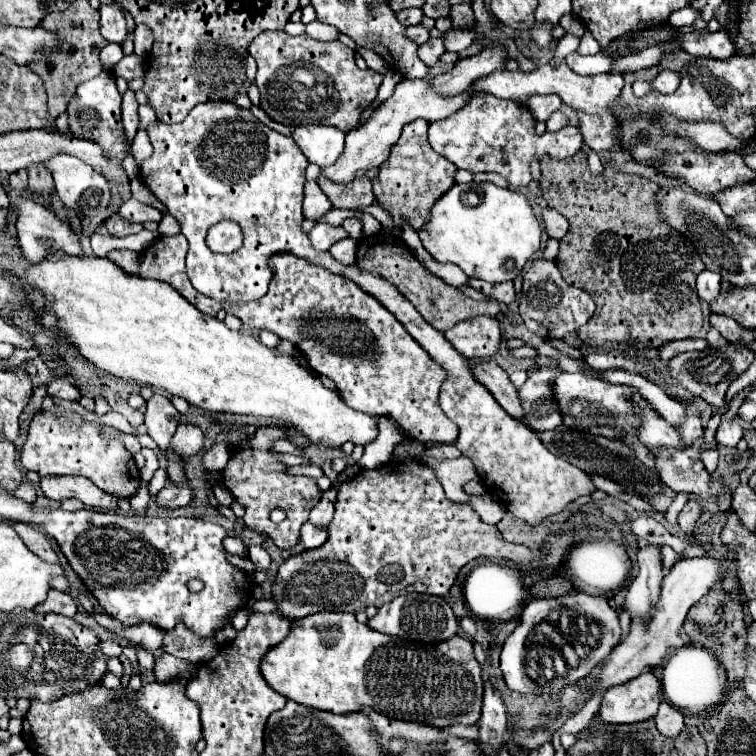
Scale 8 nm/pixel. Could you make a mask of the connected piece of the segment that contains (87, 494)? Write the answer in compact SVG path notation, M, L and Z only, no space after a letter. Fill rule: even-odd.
M42 476L40 488L44 496L58 502L64 498L78 498L88 508L116 508L116 498L112 494L100 492L100 488L96 488L84 476Z

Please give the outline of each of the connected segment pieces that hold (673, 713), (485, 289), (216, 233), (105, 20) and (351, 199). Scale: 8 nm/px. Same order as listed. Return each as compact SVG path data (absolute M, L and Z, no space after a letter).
M666 700L660 704L658 714L654 716L654 720L656 720L658 730L664 736L670 736L670 738L678 736L682 732L682 728L684 728L684 716L682 716L682 712L676 710L676 708L672 708Z
M468 278L468 286L476 288L478 292L482 292L488 298L494 298L498 302L510 304L514 300L514 286L512 282L502 282L502 284L488 284L484 280L476 280L476 278Z
M224 220L208 230L208 248L215 253L230 254L237 251L243 243L240 226Z
M118 2L100 6L100 30L108 42L122 44L126 38L126 22L124 12Z
M368 176L356 178L348 184L332 184L330 180L318 180L322 192L328 196L334 208L364 208L376 202L376 196L372 192L372 182Z

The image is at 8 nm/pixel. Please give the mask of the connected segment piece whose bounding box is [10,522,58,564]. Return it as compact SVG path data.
M12 522L10 526L18 532L18 536L24 540L24 544L26 544L36 556L40 556L40 558L44 558L44 560L48 560L48 562L52 562L52 564L58 564L58 556L56 556L56 552L52 550L52 544L48 542L48 538L46 538L40 530L32 528L30 524L22 524L22 522Z

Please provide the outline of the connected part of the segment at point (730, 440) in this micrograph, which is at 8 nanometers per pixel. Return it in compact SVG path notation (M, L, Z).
M740 416L724 418L716 430L716 440L724 446L736 446L742 436L744 436L744 430L740 426Z

